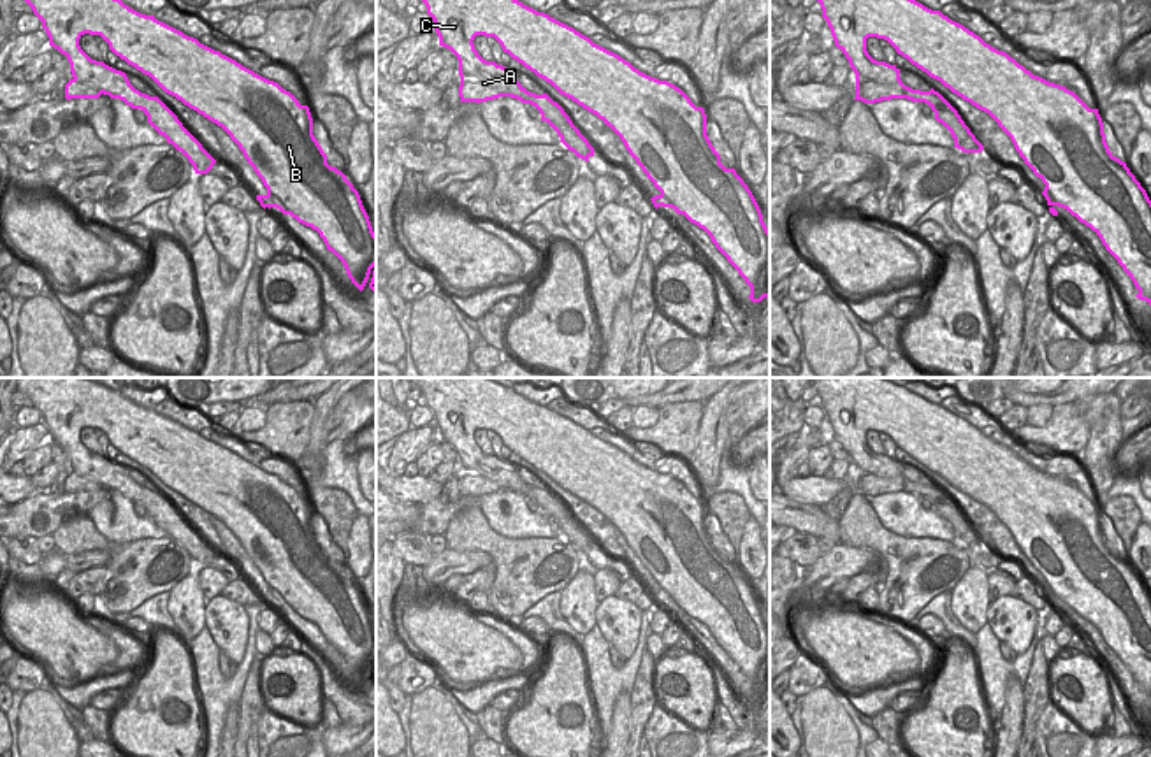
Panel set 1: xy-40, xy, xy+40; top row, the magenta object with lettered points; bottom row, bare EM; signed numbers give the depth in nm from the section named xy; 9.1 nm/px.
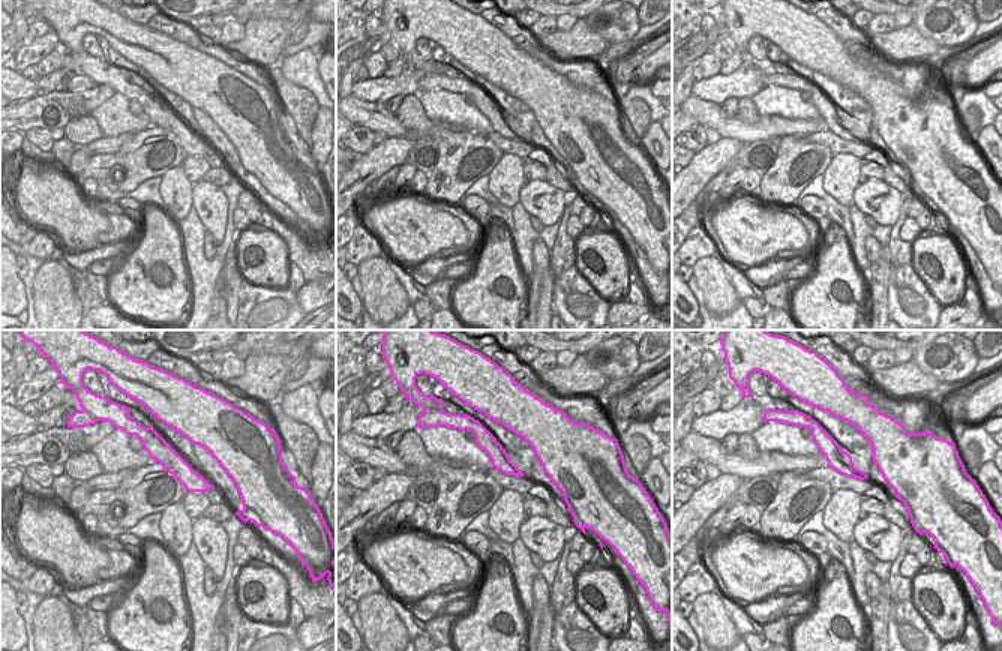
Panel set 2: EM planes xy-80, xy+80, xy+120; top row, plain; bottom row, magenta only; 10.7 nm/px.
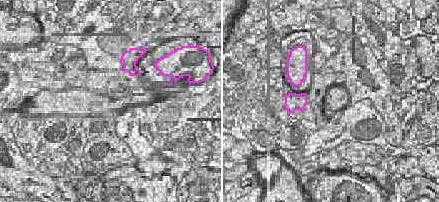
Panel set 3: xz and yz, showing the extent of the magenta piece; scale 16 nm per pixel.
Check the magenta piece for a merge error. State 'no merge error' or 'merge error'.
merge error

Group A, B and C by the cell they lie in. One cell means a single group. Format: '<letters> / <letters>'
A / B C

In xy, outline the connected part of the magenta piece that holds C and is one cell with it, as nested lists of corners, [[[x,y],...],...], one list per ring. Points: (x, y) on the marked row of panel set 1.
[[[518,0],[422,2],[434,21],[439,46],[457,56],[460,79],[481,81],[503,97],[534,105],[541,114],[541,121],[547,121],[557,132],[569,151],[585,162],[594,156],[594,148],[557,102],[527,91],[517,81],[515,72],[478,54],[473,44],[474,37],[494,37],[513,60],[550,83],[561,95],[603,119],[661,191],[650,198],[654,207],[671,207],[703,228],[750,286],[749,299],[752,302],[761,302],[764,297],[770,300],[770,230],[749,186],[735,169],[726,169],[720,163],[720,155],[706,135],[703,107],[696,107],[675,84],[640,72],[629,61],[594,44],[575,28]]]

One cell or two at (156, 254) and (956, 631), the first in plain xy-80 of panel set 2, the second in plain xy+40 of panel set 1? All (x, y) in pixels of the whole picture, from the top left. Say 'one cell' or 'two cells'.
two cells

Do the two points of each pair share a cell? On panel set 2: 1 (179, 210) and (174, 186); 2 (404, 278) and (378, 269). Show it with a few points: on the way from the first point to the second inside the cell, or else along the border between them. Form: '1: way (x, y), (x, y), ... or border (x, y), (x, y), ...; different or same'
1: way (177, 204), (176, 192); same
2: border (387, 258), (387, 266), (405, 293), (405, 309); different

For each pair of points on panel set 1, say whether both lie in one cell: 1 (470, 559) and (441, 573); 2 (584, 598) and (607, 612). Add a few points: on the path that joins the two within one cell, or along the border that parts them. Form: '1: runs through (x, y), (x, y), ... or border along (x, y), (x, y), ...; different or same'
1: runs through (463, 562), (448, 566); same
2: border along (600, 603), (594, 624); different

